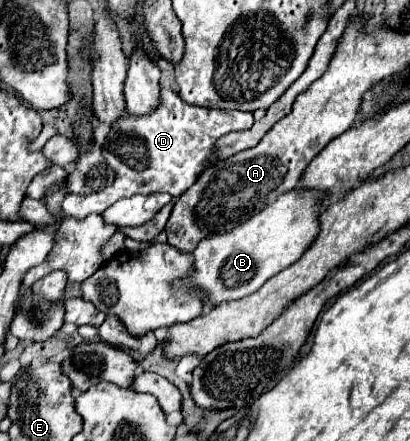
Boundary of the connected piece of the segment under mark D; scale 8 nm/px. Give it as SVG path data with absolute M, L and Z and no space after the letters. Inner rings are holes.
M164 87L160 91L160 103L150 115L124 115L110 125L106 143L102 145L102 155L106 163L114 169L114 183L102 191L90 195L66 193L62 201L62 213L70 217L86 217L90 213L102 213L112 203L122 197L132 197L136 193L170 193L172 197L182 195L204 169L208 155L212 155L214 145L220 137L232 131L244 131L254 125L252 113L238 109L206 109L188 105L180 99L176 91Z

